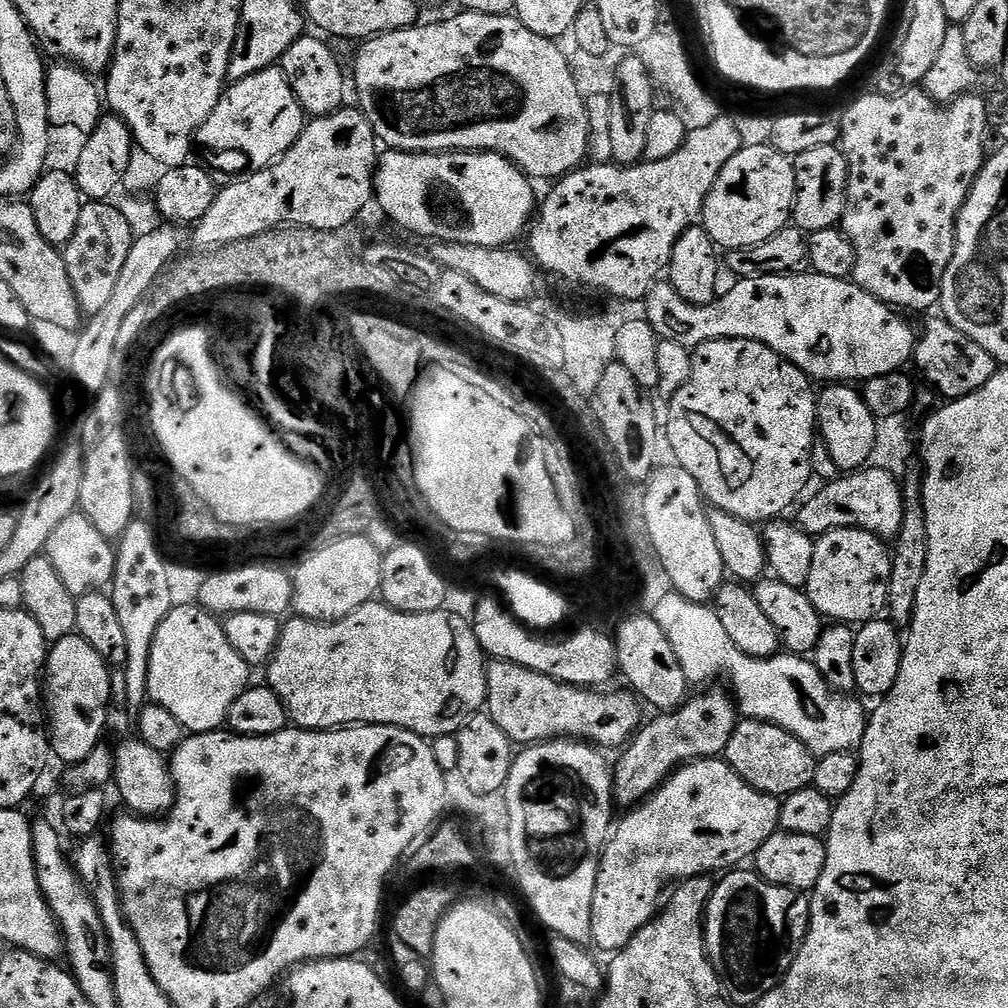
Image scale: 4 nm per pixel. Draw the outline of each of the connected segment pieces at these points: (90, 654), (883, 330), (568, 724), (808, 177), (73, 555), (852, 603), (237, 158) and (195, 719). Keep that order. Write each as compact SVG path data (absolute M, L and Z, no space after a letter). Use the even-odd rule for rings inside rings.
M78 635L53 643L45 661L44 705L49 730L49 749L71 766L84 761L101 743L110 700L110 668L101 655Z
M812 270L803 274L737 279L730 294L717 296L711 304L686 302L686 298L682 298L682 294L678 294L671 284L657 282L649 290L642 307L648 311L648 325L661 340L678 342L678 346L689 350L715 340L753 340L774 350L783 360L789 360L795 368L816 382L863 382L901 371L905 367L903 364L913 359L918 339L917 329L912 329L900 317L903 315L899 311L866 294L866 290L862 290L851 279L826 278Z
M492 658L487 661L486 667L487 715L498 722L498 726L502 726L513 745L531 746L542 744L545 740L575 738L591 742L604 750L619 749L627 745L641 727L642 704L631 691L608 692L612 690L578 688L574 684L563 684L560 680L538 674L509 660Z
M836 144L806 150L794 158L796 166L796 201L791 223L805 234L837 227L844 219L848 201L848 163Z
M82 514L67 516L58 530L50 534L46 555L54 570L58 570L58 578L62 578L62 583L72 596L85 596L88 592L104 590L111 585L117 549L113 541L103 536Z
M835 528L819 537L814 543L814 562L810 562L810 578L807 593L810 602L820 615L832 622L859 626L867 620L875 620L888 607L888 587L892 569L892 553L889 545L873 532L861 528Z
M273 66L229 83L194 140L205 148L204 156L213 169L221 168L228 178L240 178L276 163L299 138L305 123L304 107L290 90L286 74Z
M199 603L173 607L158 626L150 650L148 700L178 718L189 733L215 732L228 722L230 706L250 686L250 665L230 646L224 625Z

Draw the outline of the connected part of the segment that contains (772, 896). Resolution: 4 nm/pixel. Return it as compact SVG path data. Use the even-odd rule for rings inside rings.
M732 870L727 874L719 877L718 883L713 887L712 896L708 899L708 910L704 913L704 946L708 950L708 959L712 965L716 967L716 973L720 976L720 983L724 986L724 991L731 1003L744 1004L750 1006L754 1002L758 1002L766 994L770 994L770 990L774 990L786 978L786 974L790 970L790 966L794 966L794 958L798 954L798 950L802 946L802 942L808 933L808 918L810 915L810 900L803 891L795 888L783 888L777 884L771 884L768 880L761 878L755 871L740 872L744 870Z

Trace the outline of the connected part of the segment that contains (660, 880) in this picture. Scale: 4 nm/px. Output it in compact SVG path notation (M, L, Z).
M713 758L694 760L676 769L647 800L640 801L625 816L628 817L621 824L619 821L615 825L600 855L598 882L594 886L592 944L607 954L615 954L627 946L630 938L656 917L673 882L712 872L720 874L743 865L740 864L743 860L751 861L766 838L780 828L780 800L754 790L754 786L747 784L727 760Z

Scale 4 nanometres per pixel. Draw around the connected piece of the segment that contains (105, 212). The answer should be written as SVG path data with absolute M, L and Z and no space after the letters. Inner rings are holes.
M85 201L74 238L62 250L70 282L85 315L100 313L110 302L134 240L130 224L120 210L106 201Z

